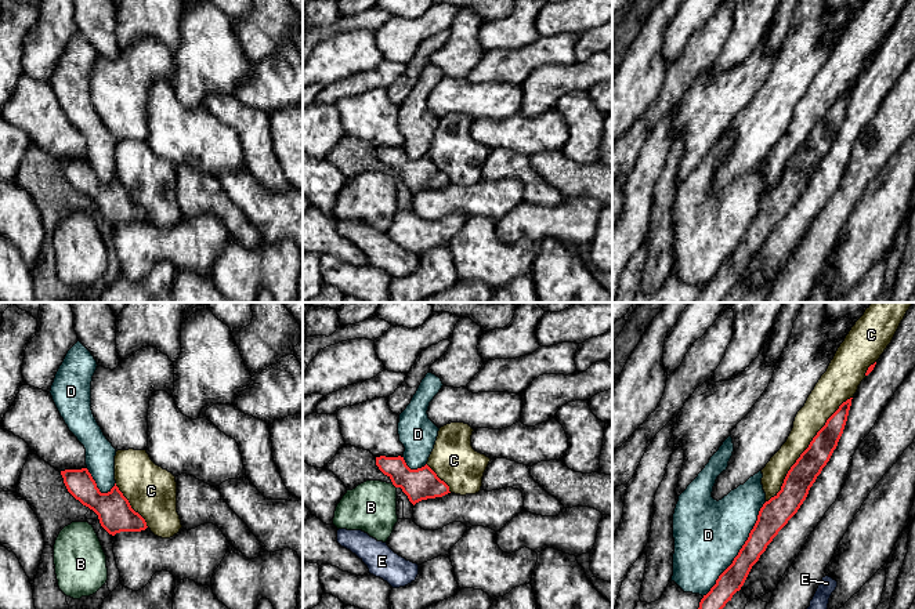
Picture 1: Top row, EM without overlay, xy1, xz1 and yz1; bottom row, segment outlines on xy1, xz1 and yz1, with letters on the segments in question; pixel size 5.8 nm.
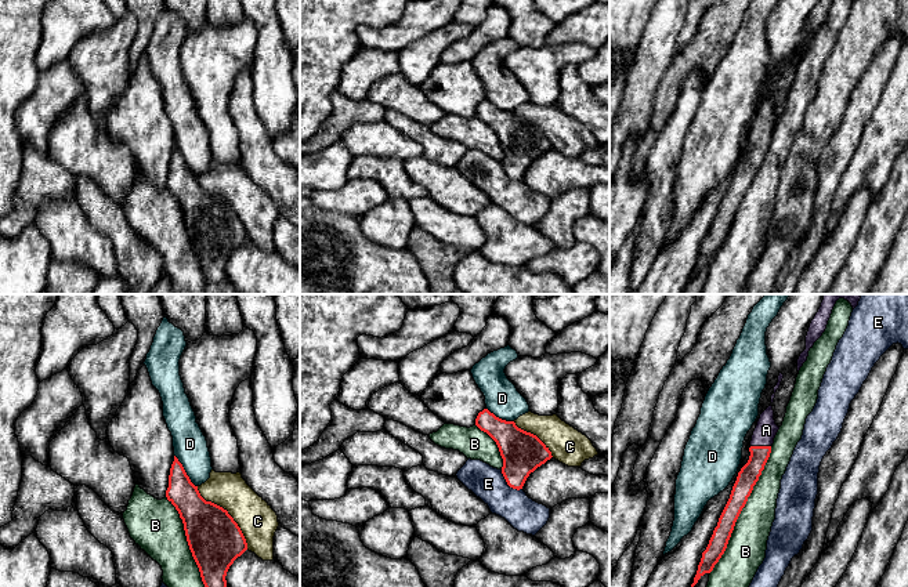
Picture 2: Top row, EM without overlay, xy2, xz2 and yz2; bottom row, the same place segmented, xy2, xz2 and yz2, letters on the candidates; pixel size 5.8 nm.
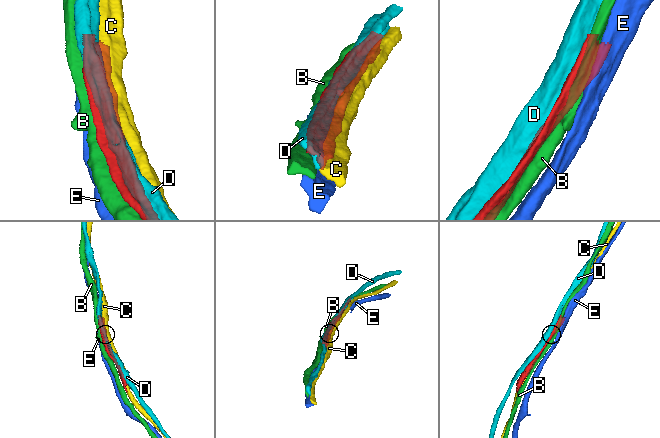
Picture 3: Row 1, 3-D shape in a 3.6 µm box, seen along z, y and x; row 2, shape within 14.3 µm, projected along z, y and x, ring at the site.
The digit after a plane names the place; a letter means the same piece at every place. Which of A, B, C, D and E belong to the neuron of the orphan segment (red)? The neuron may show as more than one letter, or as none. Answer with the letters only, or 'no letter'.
A

